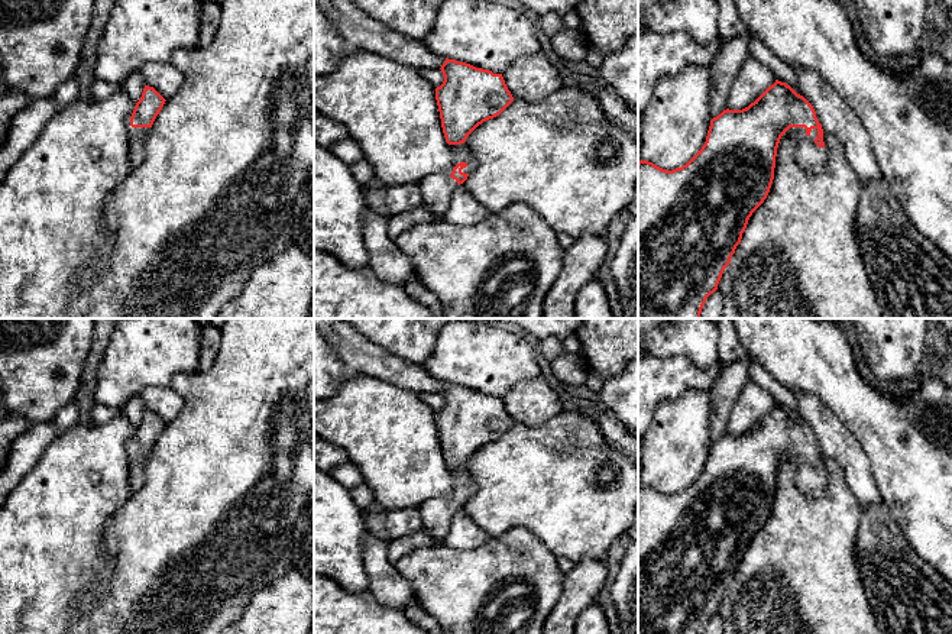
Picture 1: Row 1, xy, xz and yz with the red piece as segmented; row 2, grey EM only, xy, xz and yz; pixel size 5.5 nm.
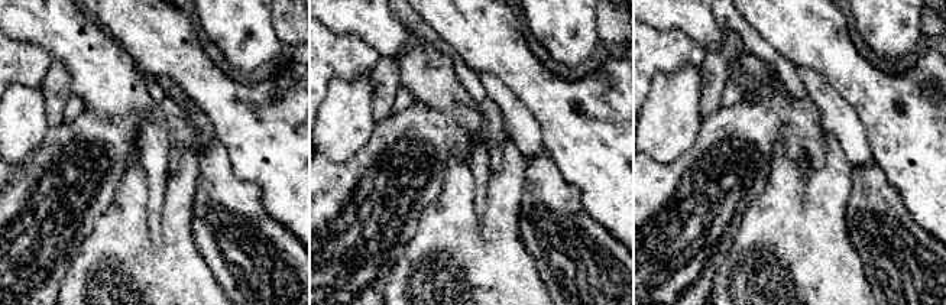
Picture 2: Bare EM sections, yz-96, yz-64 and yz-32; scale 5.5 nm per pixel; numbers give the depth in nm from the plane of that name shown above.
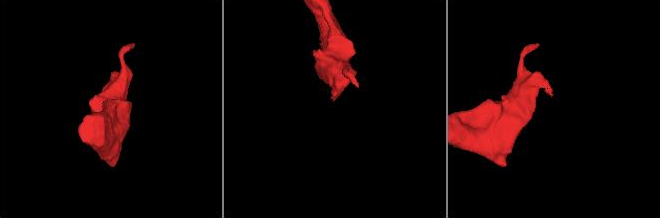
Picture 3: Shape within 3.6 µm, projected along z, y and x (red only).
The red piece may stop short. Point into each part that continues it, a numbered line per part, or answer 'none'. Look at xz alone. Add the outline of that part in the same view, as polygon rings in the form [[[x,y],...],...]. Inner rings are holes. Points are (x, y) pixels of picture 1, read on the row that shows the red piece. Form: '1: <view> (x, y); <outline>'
1: xz (460, 152); [[[460,143],[460,145],[449,145],[451,155],[453,155],[453,164],[454,166],[460,162],[466,162],[467,166],[462,169],[464,174],[472,174],[477,168],[477,159],[469,149],[467,143]]]

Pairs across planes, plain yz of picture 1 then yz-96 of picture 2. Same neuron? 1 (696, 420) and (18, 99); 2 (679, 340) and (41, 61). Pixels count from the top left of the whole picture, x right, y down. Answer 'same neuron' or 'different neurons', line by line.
1: same neuron
2: different neurons

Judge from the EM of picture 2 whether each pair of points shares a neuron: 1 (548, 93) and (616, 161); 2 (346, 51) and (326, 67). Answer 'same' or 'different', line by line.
1: same
2: same

